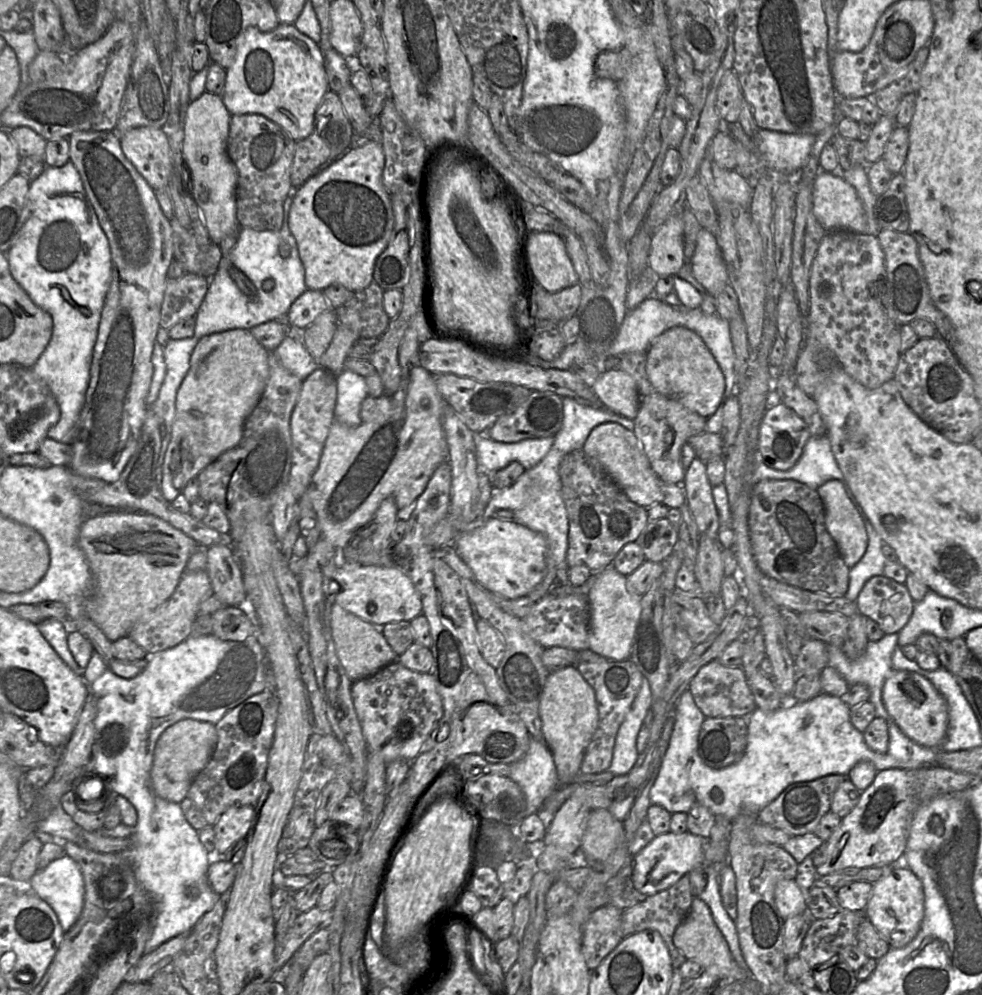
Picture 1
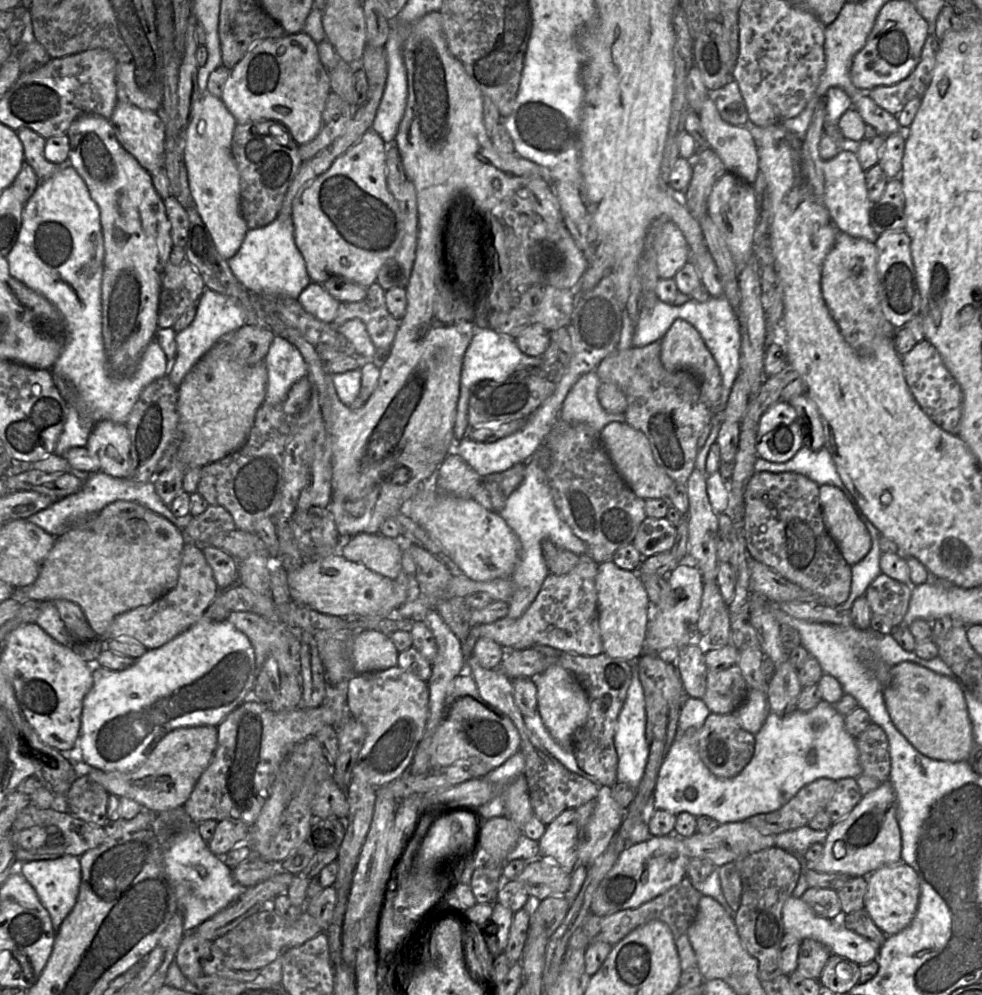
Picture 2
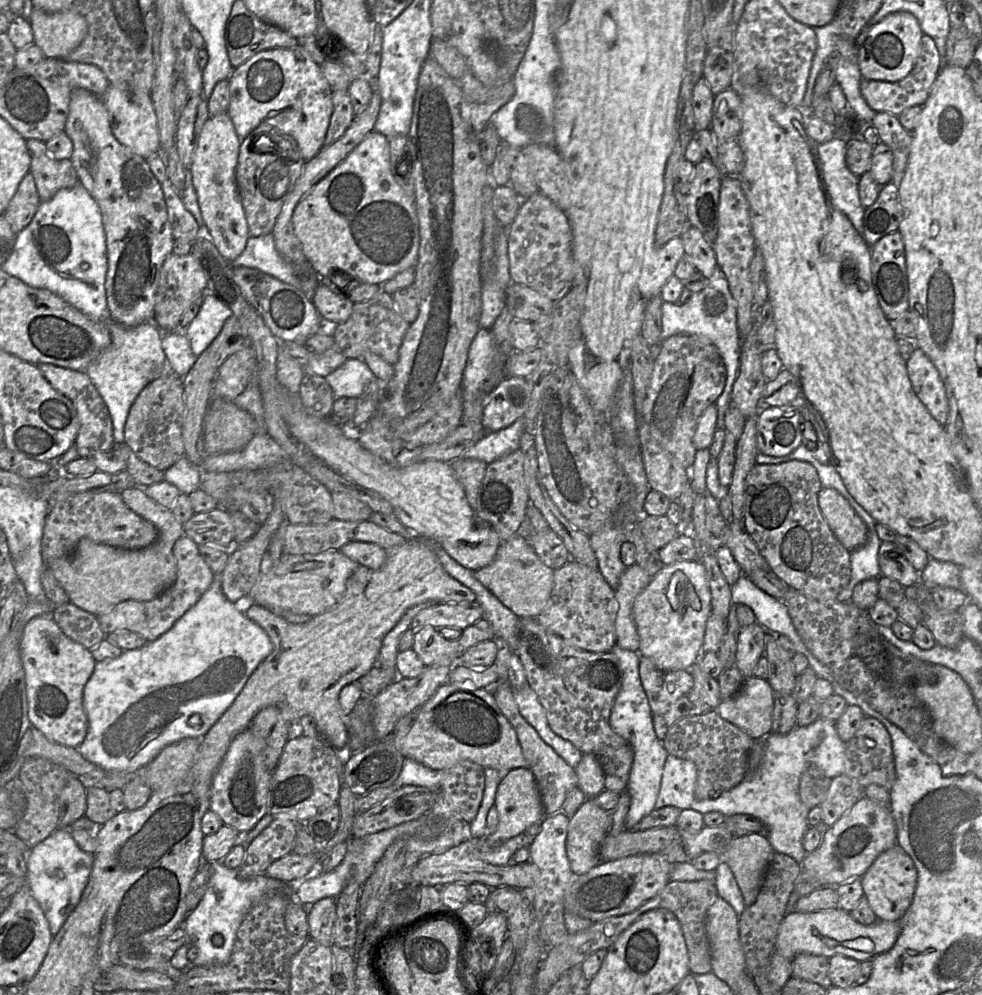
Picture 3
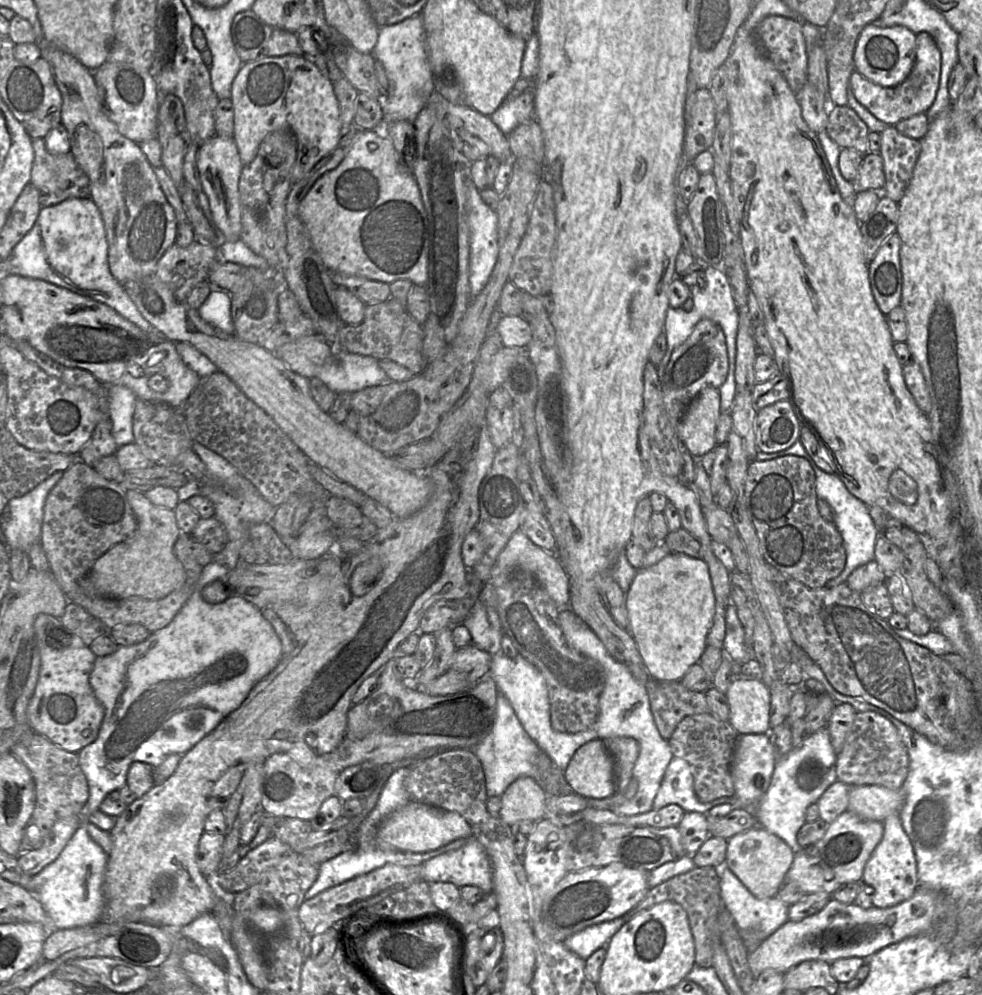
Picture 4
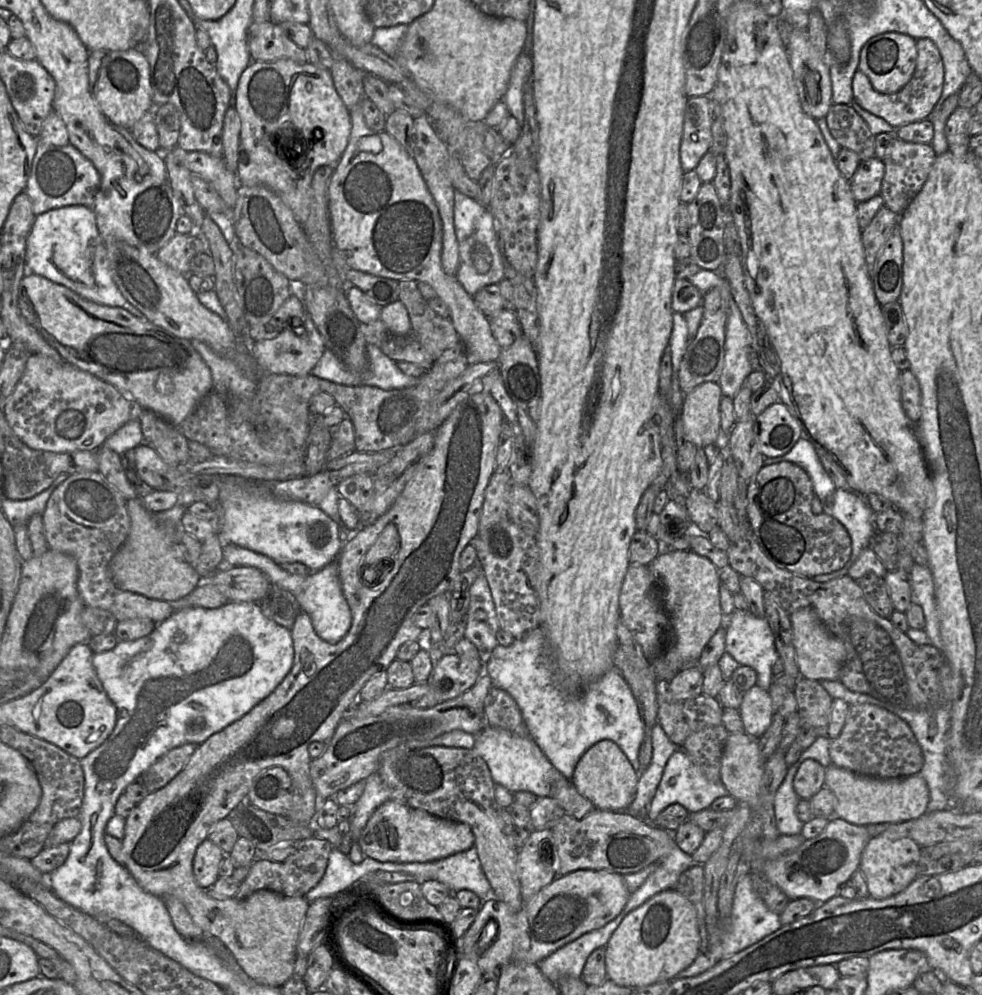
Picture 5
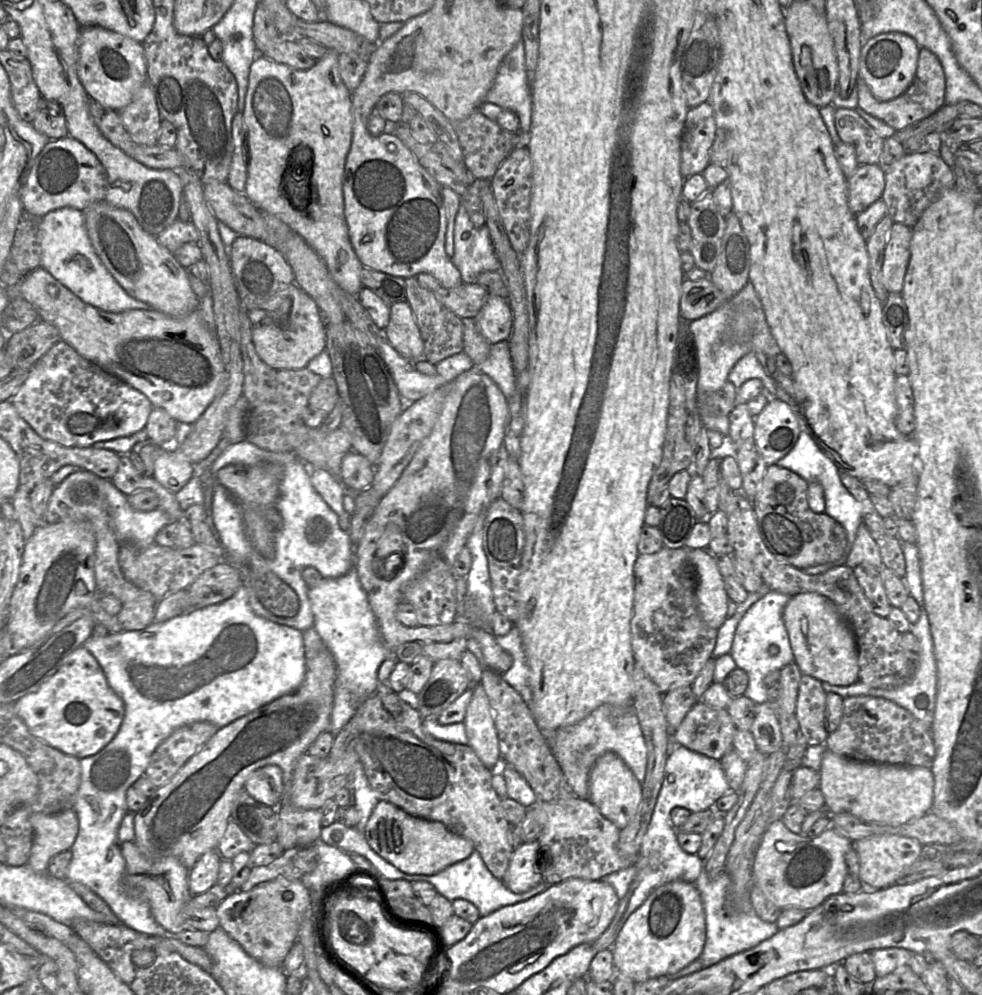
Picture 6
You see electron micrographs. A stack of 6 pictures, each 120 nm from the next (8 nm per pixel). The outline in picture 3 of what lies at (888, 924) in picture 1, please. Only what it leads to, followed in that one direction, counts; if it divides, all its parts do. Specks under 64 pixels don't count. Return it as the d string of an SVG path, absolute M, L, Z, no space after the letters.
M897 843L882 852L861 877L864 895L878 920L900 921L910 907L917 884L912 858Z

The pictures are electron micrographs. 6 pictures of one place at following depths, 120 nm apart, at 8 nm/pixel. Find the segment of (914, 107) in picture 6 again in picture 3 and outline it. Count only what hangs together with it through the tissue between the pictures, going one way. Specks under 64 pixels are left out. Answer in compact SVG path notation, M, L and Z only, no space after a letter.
M923 34L920 44L920 53L909 74L900 81L886 82L878 80L860 81L860 92L867 104L875 112L887 112L899 116L911 106L922 106L929 97L932 85L941 70L941 58L934 40Z

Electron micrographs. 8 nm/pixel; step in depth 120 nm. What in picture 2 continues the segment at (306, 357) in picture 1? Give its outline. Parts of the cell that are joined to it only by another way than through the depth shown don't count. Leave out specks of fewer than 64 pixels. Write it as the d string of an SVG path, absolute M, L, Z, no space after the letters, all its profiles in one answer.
M275 336L264 361L268 371L265 403L282 404L291 387L308 376L308 367L300 351L286 339Z

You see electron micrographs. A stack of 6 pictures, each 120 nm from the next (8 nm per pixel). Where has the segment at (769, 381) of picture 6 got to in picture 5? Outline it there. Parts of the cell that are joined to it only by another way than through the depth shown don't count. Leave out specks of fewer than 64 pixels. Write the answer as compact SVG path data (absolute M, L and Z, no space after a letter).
M731 299L726 320L724 366L718 381L722 395L733 399L750 373L756 370L748 358L750 349L751 336L737 304Z

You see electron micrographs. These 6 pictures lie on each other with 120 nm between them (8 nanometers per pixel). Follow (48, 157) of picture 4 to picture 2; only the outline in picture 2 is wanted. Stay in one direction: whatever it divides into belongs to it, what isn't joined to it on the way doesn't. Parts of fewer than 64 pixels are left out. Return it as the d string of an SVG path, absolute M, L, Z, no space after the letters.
M22 128L16 132L24 148L25 161L33 168L40 181L49 179L63 167L46 159L47 139L29 128Z

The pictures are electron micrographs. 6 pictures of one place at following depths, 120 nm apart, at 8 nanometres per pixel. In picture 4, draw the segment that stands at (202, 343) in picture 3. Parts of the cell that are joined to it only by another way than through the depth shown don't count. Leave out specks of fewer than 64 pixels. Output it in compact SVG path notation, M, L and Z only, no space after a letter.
M213 287L209 296L198 309L201 318L227 334L234 333L231 318L232 300L230 294L218 287Z

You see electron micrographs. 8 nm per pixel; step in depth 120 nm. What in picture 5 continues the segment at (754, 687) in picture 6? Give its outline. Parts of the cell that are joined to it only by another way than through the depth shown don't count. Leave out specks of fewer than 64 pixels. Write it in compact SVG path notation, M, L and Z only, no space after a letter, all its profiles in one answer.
M735 609L732 614L725 619L726 638L725 652L735 659L740 666L749 666L757 674L756 685L768 691L773 680L772 665L779 658L775 647L775 638L767 619L754 616L749 610Z

